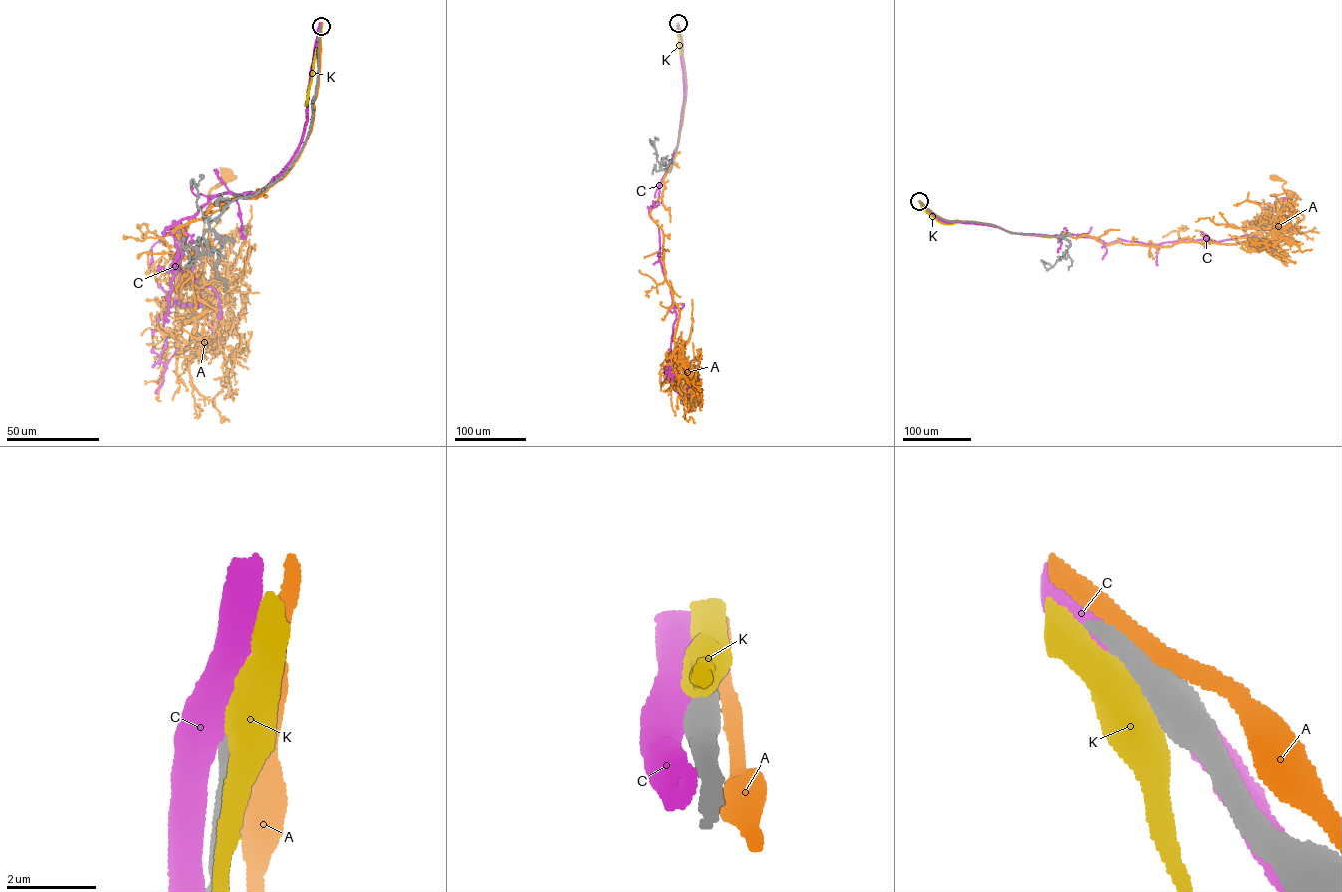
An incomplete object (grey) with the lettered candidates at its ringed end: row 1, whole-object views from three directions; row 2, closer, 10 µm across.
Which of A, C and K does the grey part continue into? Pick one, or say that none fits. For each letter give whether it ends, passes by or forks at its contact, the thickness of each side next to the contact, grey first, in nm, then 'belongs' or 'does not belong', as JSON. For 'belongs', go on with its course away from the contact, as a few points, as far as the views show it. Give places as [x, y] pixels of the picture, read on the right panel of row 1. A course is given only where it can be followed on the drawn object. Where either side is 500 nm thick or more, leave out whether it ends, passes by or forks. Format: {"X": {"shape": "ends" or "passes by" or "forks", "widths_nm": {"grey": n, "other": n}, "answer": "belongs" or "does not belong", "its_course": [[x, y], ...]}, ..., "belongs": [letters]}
{"A": {"shape": "passes by", "widths_nm": {"grey": 440, "other": 360}, "answer": "does not belong"}, "C": {"widths_nm": {"grey": 480, "other": 650}, "answer": "does not belong"}, "K": {"widths_nm": {"grey": 480, "other": 650}, "answer": "does not belong"}, "belongs": []}

